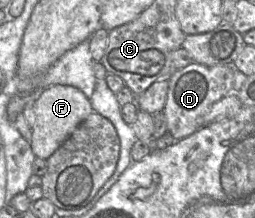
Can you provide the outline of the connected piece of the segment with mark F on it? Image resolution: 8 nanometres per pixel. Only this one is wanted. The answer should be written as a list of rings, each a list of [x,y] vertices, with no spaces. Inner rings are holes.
[[[52,85],[33,99],[36,121],[31,130],[30,146],[35,157],[47,160],[90,114],[94,112],[90,99],[69,85]]]

